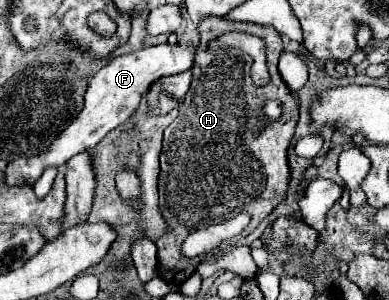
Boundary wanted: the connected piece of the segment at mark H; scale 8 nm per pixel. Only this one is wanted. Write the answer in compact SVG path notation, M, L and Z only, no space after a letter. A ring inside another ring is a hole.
M219 16L203 18L203 22L199 22L199 34L201 44L191 68L193 82L185 94L185 102L179 108L177 120L173 120L165 130L161 152L159 206L171 230L155 244L159 276L169 284L183 284L197 270L197 264L205 260L205 256L187 258L181 254L181 244L189 232L247 212L251 214L251 222L245 228L245 234L249 234L283 200L289 182L287 148L295 132L299 110L297 94L289 90L277 70L283 44L275 28L247 22L227 22L225 16ZM231 30L265 38L267 68L271 74L267 86L253 84L253 62L249 54L235 48L219 48L215 52L209 50L211 40ZM267 98L279 98L279 102L283 102L283 118L259 130L259 106L263 106Z

